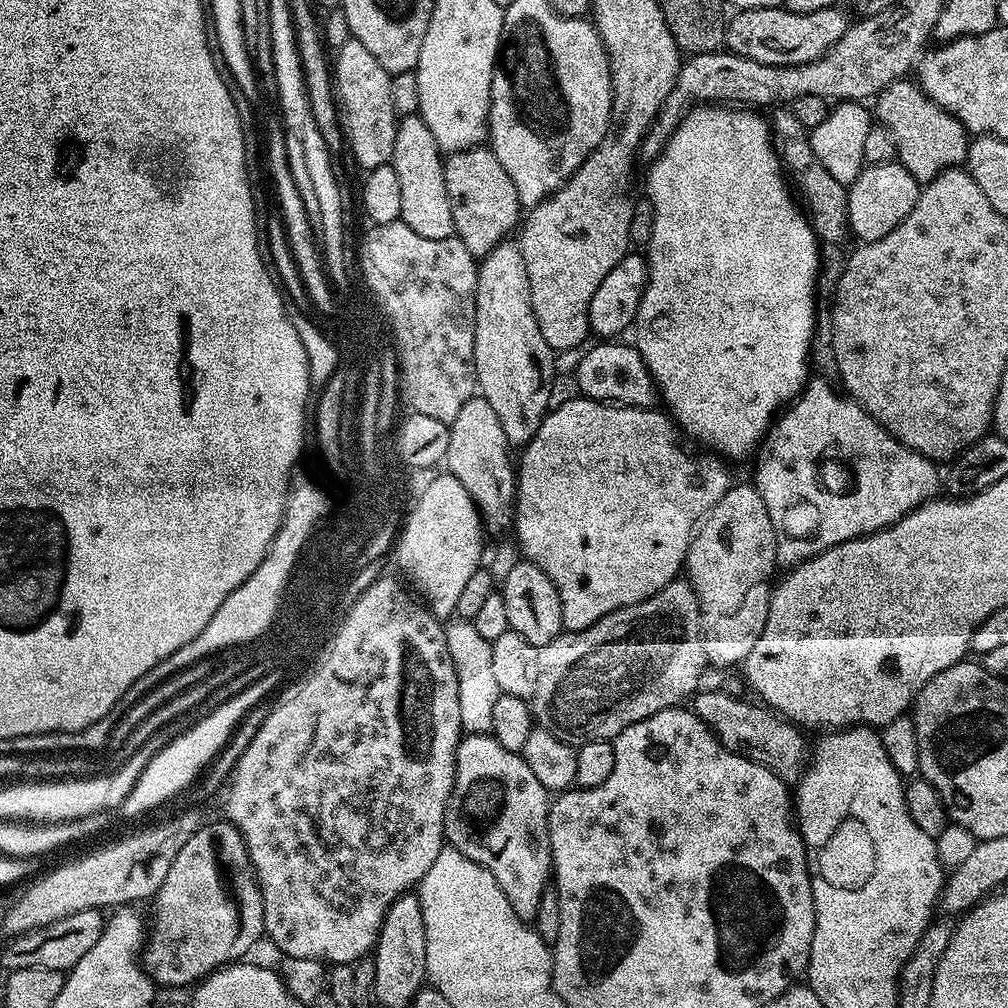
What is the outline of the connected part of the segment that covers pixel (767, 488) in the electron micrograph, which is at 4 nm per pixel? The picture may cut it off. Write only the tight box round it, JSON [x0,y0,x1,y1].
[754,379,942,565]

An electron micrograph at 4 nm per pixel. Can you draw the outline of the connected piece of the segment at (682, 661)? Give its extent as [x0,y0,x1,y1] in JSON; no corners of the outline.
[530,578,709,746]

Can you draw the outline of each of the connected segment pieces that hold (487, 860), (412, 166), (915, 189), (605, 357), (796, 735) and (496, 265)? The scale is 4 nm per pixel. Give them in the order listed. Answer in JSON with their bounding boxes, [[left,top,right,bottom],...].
[[444,734,553,922],[390,116,456,236],[848,162,921,242],[576,342,658,408],[691,691,810,786],[474,242,554,445]]

